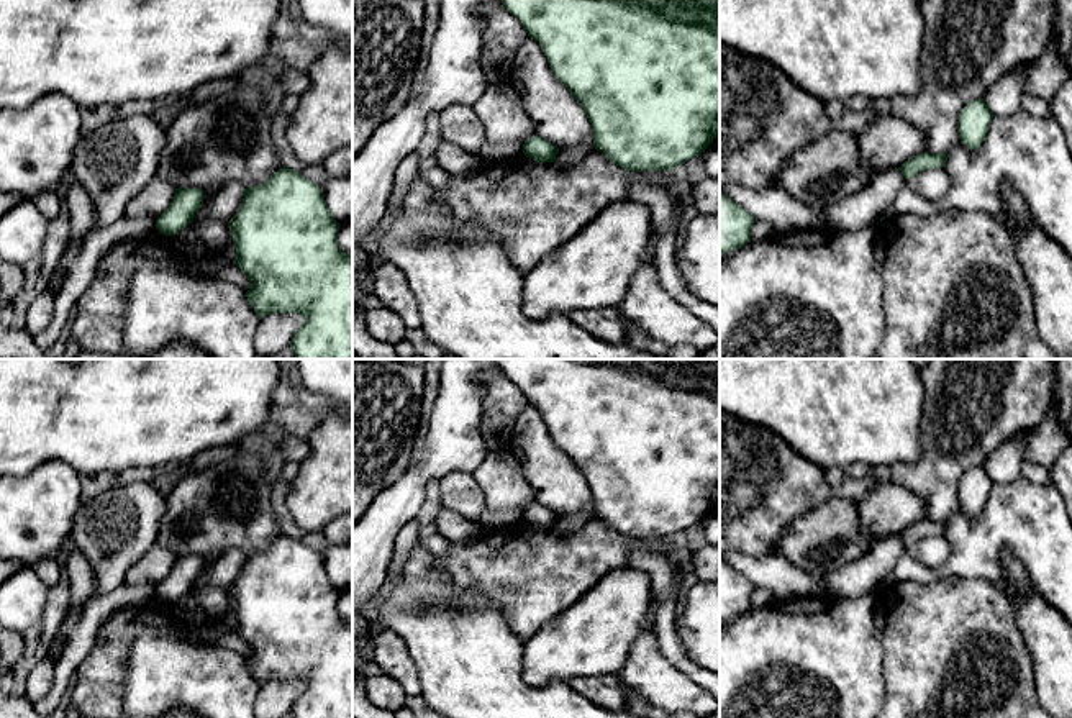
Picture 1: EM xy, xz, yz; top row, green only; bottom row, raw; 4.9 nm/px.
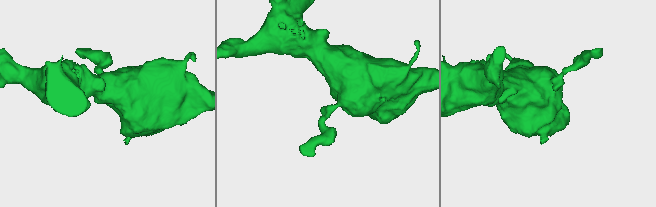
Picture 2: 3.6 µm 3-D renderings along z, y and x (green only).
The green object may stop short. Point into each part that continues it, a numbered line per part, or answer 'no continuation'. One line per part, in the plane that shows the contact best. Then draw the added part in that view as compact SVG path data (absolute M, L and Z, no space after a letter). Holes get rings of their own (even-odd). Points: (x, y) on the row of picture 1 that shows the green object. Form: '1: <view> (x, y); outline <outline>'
no continuation

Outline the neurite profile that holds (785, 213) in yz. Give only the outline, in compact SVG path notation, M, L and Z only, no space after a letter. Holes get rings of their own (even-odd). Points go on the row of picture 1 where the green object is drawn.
M726 185L721 187L721 190L752 215L754 220L770 223L775 233L826 229L826 208L802 203L782 189L770 187L754 190L739 185Z

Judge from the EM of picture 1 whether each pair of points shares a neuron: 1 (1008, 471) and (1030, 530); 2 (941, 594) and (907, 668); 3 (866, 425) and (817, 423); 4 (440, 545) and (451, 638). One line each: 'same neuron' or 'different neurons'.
1: different neurons
2: same neuron
3: same neuron
4: different neurons

